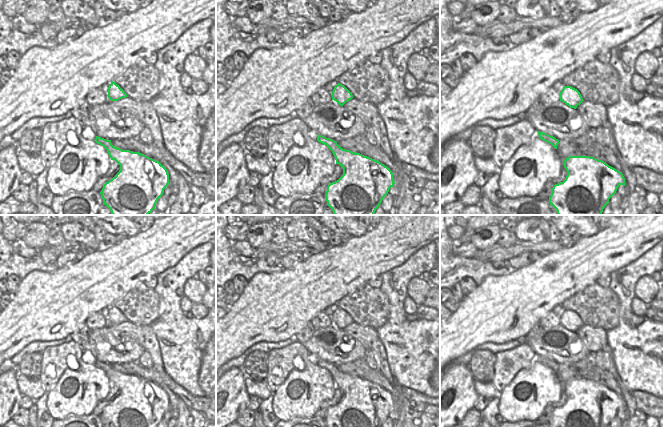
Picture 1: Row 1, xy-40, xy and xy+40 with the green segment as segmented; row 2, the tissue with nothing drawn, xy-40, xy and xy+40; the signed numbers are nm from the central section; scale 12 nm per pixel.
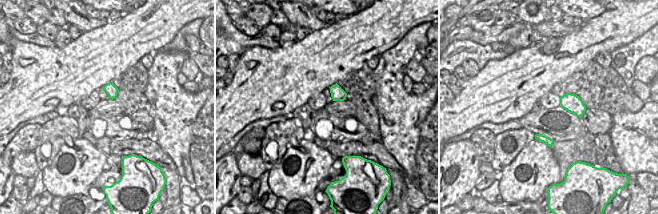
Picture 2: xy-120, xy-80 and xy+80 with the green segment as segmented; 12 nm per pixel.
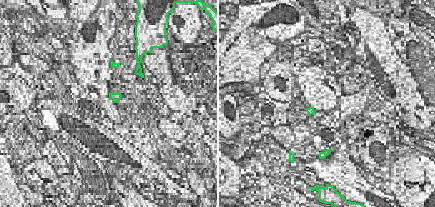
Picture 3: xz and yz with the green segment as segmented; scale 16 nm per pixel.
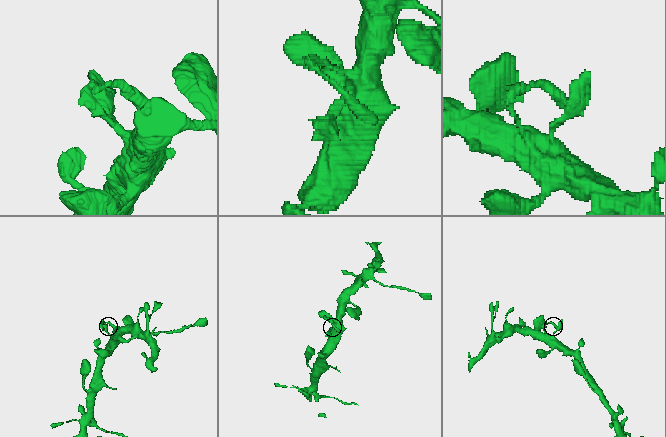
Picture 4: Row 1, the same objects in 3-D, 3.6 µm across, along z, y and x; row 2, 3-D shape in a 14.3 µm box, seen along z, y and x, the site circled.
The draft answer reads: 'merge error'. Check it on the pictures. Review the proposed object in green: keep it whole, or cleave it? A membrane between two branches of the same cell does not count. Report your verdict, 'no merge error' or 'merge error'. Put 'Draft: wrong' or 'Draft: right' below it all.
no merge error
Draft: wrong

